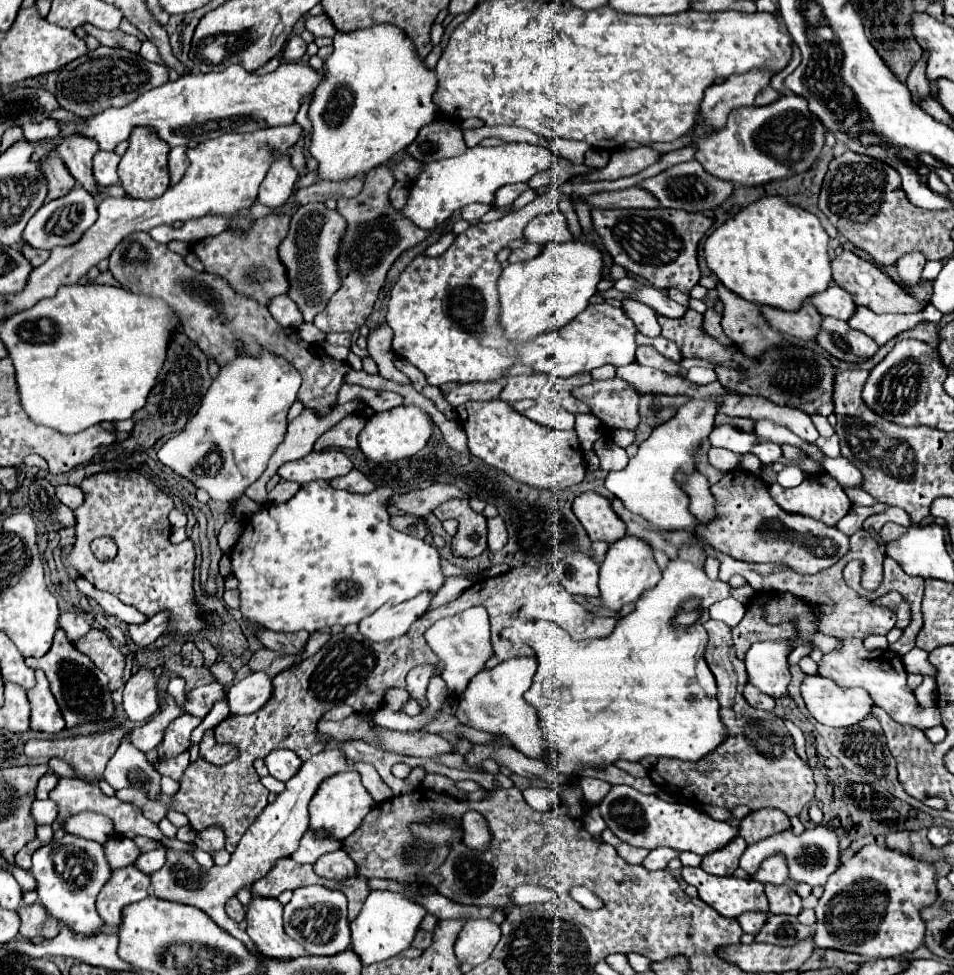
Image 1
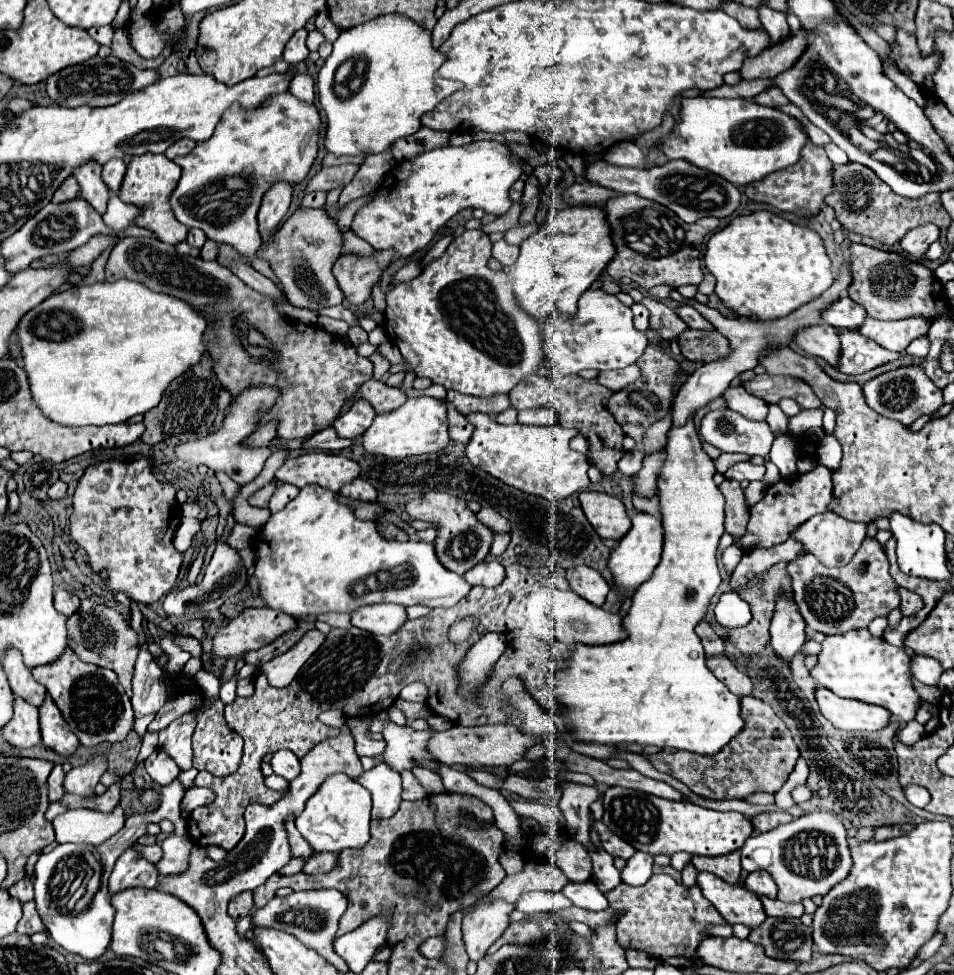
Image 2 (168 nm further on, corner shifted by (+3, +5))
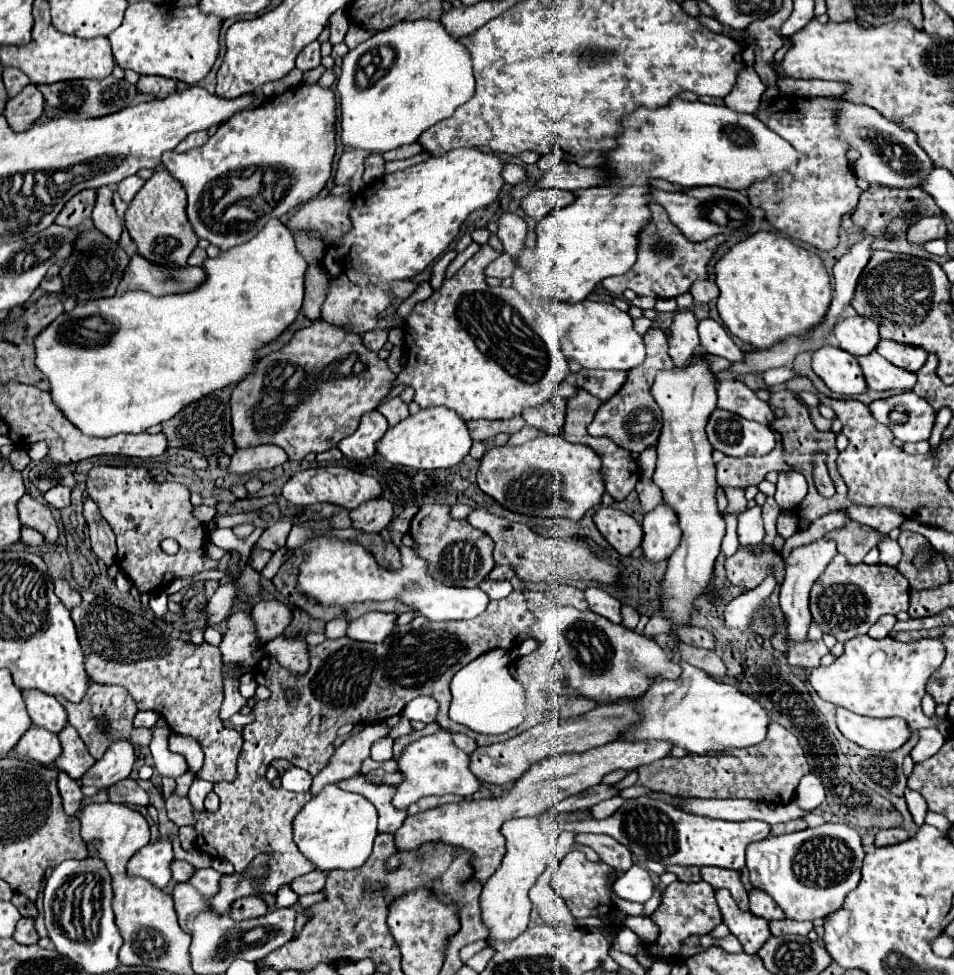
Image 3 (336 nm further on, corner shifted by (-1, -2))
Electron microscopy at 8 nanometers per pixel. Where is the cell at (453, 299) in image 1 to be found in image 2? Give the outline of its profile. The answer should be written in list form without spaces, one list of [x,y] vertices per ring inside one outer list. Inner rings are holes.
[[[465,230],[449,244],[445,254],[431,262],[417,278],[387,292],[385,330],[403,356],[403,364],[391,366],[389,374],[413,372],[417,378],[429,378],[433,384],[445,386],[445,390],[481,398],[509,394],[521,380],[535,374],[545,360],[541,322],[527,312],[521,312],[507,274],[491,270],[487,266],[489,258],[489,236],[481,230]]]

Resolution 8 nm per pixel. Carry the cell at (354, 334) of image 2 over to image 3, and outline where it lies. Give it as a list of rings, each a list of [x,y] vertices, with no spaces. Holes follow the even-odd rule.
[[[375,329],[375,331],[369,331],[369,333],[363,335],[363,343],[365,343],[365,347],[369,347],[369,349],[375,351],[375,353],[385,345],[385,341],[387,341],[387,331],[379,331],[379,329]]]

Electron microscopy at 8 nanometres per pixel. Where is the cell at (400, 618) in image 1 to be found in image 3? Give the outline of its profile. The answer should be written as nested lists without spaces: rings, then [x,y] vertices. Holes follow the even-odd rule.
[[[365,613],[359,619],[349,623],[347,637],[355,641],[367,641],[367,643],[383,643],[393,627],[395,627],[397,615],[395,613]]]

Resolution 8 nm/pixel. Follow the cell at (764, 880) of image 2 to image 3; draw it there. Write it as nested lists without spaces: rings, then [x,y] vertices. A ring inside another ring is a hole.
[[[755,887],[749,893],[749,911],[757,917],[763,917],[767,921],[771,919],[783,919],[785,913],[781,911],[781,907],[777,907],[777,903],[773,903],[771,895],[765,895],[763,891],[757,891]]]

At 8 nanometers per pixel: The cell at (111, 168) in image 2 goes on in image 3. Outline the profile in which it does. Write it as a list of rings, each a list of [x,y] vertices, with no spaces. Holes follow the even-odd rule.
[[[137,175],[125,177],[125,179],[117,185],[117,193],[121,195],[121,199],[123,199],[125,203],[129,203],[129,201],[135,197],[135,193],[141,189],[143,183],[145,183],[145,181],[143,181],[141,177],[137,177]]]

